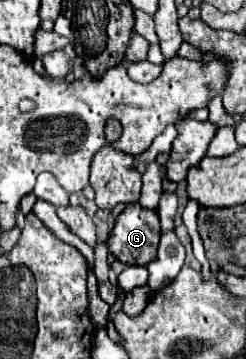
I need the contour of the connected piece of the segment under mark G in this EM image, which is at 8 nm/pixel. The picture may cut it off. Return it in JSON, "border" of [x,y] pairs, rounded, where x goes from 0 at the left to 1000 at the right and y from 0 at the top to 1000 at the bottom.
{"border":[[[561,565],[520,571],[439,649],[439,705],[512,738],[602,738],[634,721],[650,621],[634,588],[593,588]]]}

